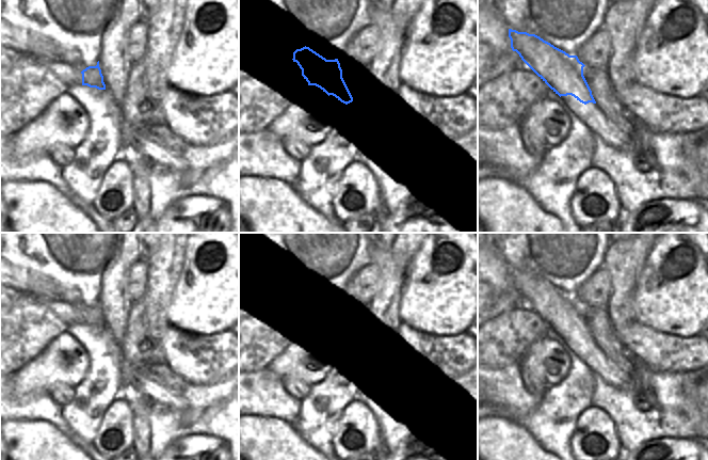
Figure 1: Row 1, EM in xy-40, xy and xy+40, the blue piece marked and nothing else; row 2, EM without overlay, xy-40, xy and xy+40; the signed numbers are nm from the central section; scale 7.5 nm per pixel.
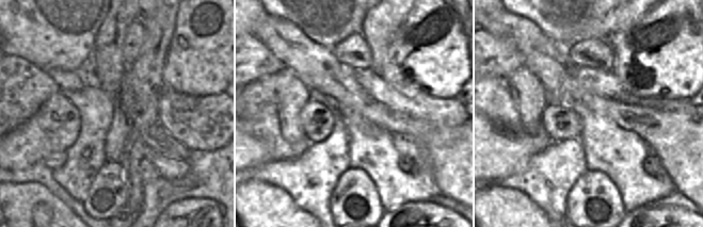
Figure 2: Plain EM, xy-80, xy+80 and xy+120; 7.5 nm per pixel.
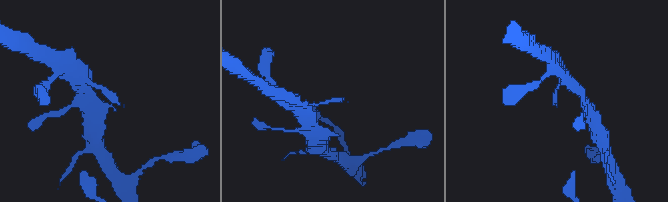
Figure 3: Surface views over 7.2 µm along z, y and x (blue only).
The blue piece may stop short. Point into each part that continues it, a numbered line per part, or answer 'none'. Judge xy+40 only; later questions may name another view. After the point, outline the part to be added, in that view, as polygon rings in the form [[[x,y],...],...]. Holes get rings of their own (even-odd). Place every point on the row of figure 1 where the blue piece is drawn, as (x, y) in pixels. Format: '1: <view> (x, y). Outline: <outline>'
none.

